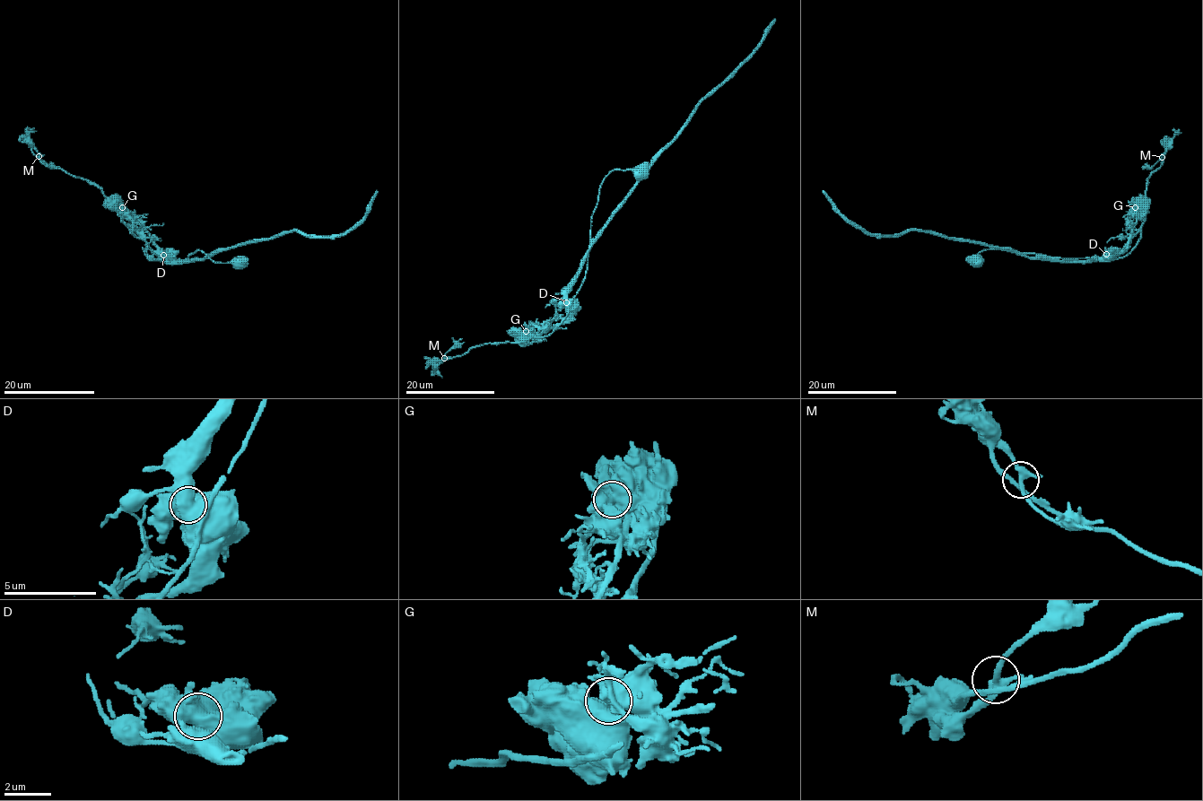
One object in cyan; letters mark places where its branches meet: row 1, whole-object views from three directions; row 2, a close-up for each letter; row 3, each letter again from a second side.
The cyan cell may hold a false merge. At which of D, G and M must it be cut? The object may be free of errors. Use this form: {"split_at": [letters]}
{"split_at": ["G"]}

